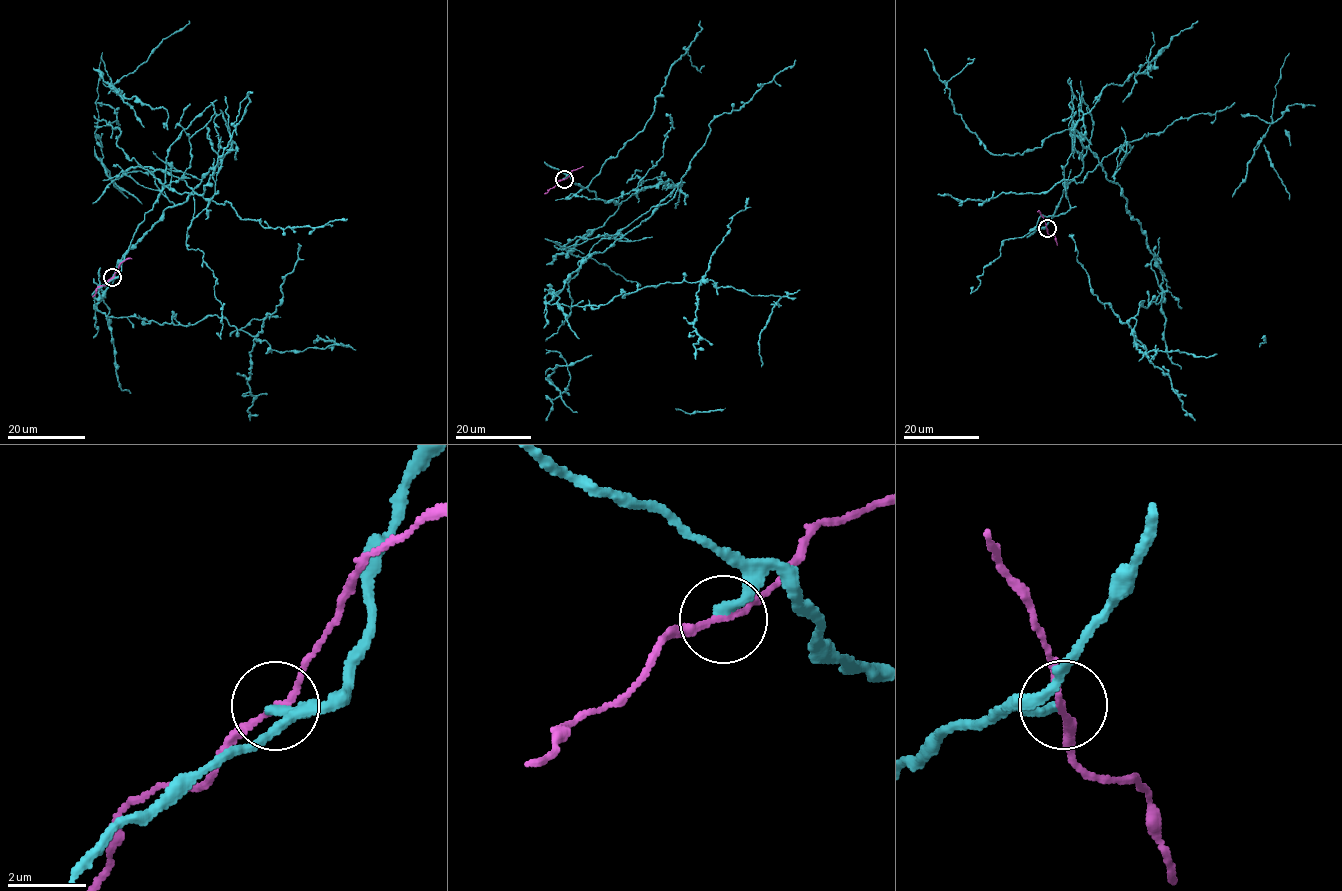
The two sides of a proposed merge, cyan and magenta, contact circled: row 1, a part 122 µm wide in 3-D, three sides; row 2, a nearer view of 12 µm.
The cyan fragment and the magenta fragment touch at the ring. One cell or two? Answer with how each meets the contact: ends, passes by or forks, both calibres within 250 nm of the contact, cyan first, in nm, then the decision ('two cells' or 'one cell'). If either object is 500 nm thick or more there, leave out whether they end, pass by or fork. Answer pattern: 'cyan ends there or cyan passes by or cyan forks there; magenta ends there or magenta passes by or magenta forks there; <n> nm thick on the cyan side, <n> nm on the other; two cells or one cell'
cyan ends there; magenta passes by; 280 nm thick on the cyan side, 140 nm on the other; two cells

